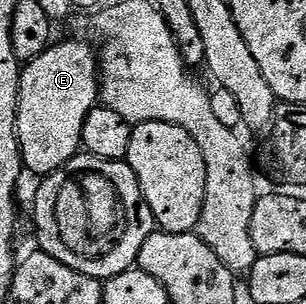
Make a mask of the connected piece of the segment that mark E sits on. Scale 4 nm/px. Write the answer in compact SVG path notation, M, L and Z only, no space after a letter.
M60 42L48 47L42 56L27 63L20 71L20 95L16 113L16 139L20 142L20 160L25 171L39 176L53 174L81 153L80 137L86 116L98 105L100 97L100 67L98 54L88 42Z

